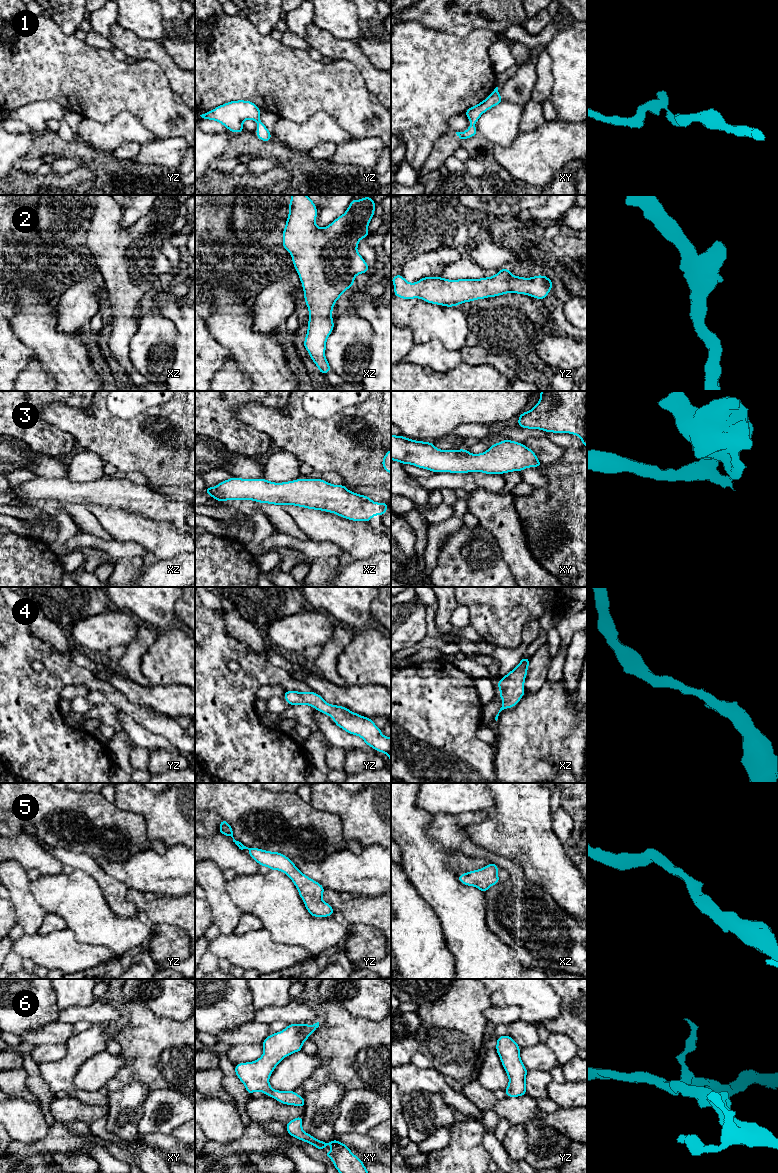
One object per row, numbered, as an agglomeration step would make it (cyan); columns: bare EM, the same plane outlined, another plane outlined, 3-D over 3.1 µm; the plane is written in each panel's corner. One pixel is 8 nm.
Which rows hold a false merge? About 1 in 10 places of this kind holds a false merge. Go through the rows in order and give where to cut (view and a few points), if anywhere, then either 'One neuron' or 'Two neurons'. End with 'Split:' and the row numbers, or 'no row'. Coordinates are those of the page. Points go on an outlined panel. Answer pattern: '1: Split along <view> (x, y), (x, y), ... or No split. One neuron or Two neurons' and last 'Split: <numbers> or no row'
1: No split. One neuron
2: No split. One neuron
3: No split. One neuron
4: No split. One neuron
5: No split. One neuron
6: No split. One neuron
Split: no row

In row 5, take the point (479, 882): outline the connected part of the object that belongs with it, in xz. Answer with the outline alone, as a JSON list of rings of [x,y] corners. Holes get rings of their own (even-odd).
[[[492,862],[481,869],[458,875],[458,880],[464,885],[480,889],[485,894],[491,885],[496,885],[500,881],[498,865]]]

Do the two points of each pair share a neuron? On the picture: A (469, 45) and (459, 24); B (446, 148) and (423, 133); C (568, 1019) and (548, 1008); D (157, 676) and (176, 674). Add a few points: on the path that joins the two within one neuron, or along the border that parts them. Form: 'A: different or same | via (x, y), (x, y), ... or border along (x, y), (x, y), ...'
A: different | border along (487, 28), (475, 28), (465, 35), (442, 31)
B: different | border along (452, 131), (443, 134), (434, 143), (425, 162)
C: different | border along (555, 991), (560, 1013), (537, 1023)
D: same | via (162, 674), (171, 674)

